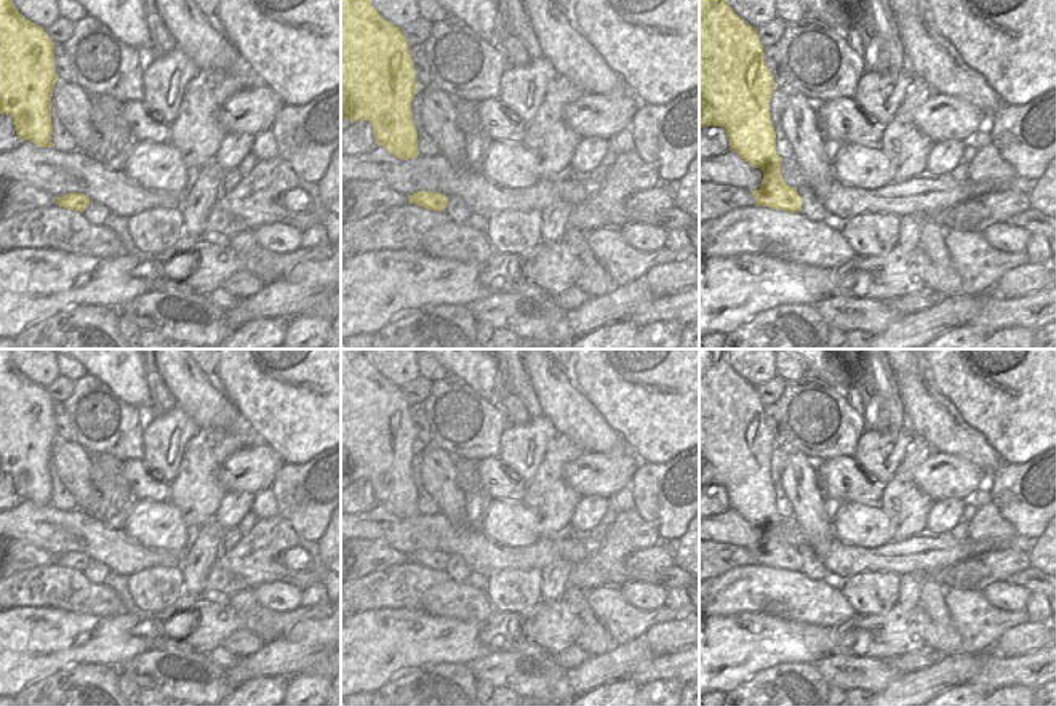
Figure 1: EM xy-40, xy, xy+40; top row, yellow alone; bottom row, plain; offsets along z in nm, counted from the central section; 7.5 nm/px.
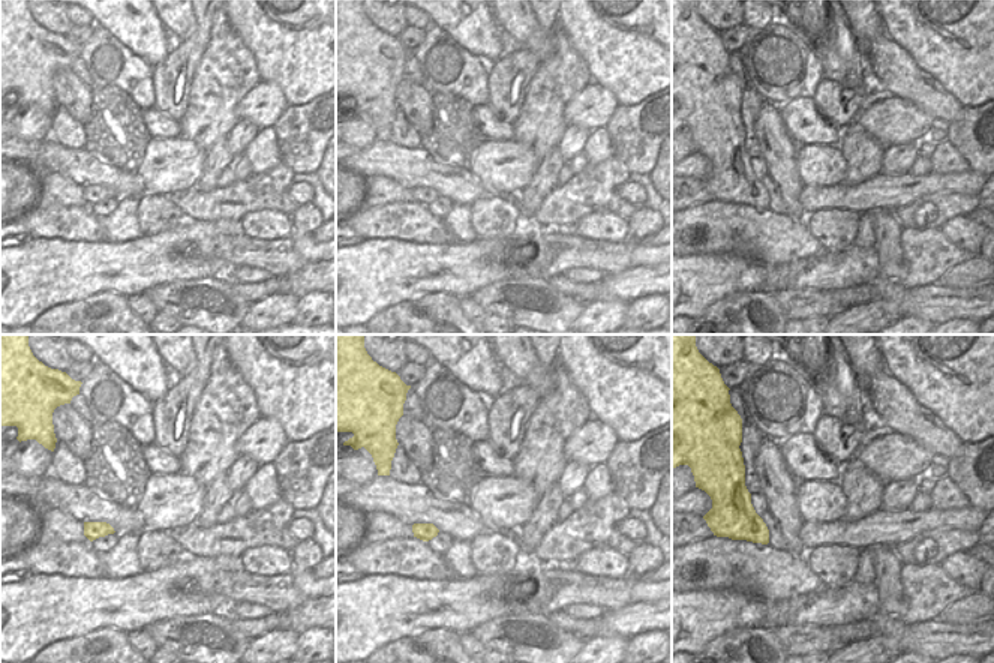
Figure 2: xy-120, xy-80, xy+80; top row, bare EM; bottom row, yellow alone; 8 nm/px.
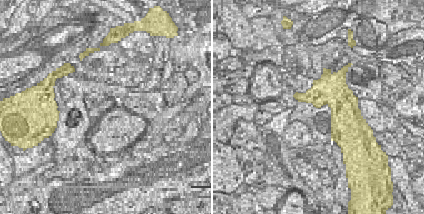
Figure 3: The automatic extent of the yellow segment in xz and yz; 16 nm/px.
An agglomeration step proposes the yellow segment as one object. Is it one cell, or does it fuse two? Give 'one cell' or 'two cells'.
one cell

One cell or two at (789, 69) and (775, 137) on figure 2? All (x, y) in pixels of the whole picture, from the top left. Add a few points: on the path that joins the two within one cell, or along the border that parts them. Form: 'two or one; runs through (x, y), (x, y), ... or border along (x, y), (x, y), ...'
two; border along (766, 101), (778, 107)

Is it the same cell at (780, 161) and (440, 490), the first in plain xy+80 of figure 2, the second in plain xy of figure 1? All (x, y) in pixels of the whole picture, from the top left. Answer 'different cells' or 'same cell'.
same cell

